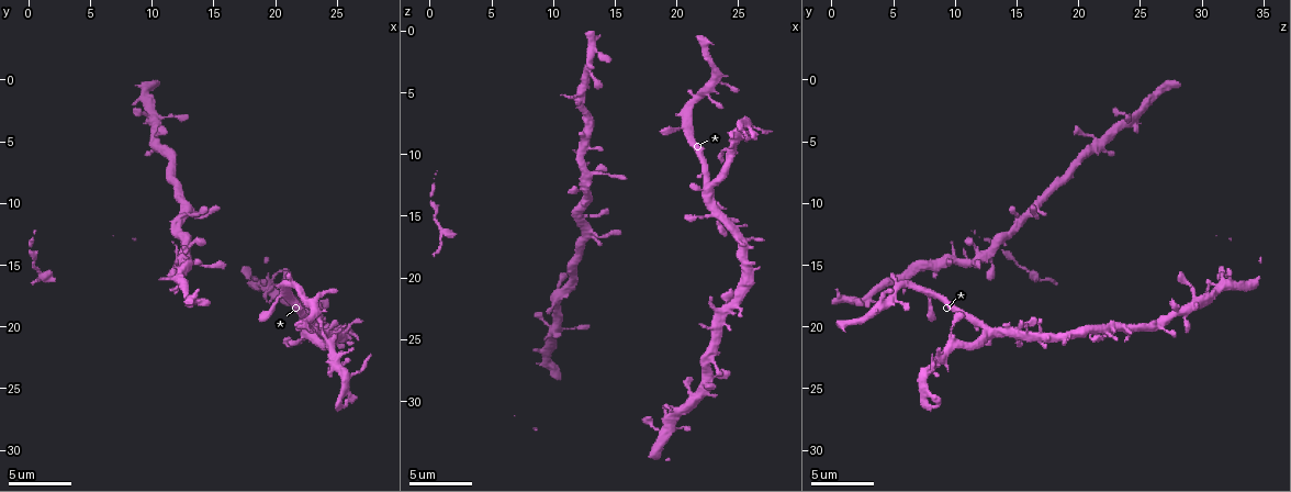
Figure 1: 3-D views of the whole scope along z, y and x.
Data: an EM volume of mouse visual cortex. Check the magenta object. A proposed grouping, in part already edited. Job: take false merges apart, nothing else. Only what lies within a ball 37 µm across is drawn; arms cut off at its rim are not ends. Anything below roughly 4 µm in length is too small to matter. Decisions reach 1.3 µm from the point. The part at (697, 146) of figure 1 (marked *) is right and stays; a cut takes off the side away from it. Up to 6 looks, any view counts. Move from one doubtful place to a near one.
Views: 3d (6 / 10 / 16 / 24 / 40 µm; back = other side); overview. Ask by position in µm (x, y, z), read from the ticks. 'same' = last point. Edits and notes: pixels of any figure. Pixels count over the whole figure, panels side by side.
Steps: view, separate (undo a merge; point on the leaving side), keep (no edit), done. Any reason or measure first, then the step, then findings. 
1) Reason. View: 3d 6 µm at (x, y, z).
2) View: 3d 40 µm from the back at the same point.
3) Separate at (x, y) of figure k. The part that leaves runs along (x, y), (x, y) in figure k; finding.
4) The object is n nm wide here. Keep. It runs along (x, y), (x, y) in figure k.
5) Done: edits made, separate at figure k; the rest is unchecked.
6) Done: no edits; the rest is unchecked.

Looks like a crossing. View: 3d 10 µm at (22.8, 20.6, 12.8).

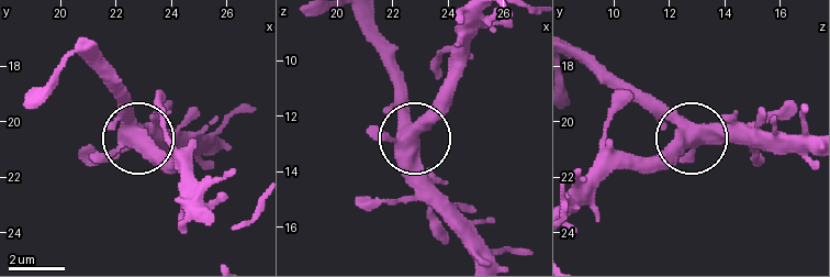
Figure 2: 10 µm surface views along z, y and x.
Closer look. View: 3d 6 µm at (22.7, 20.5, 12.8).

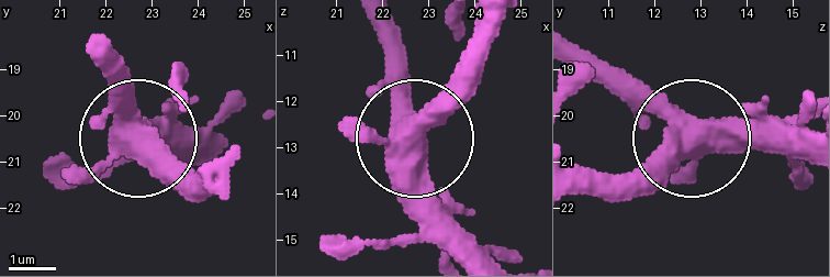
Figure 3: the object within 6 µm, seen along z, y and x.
4 arms meet here. Keep. All the same neuron.

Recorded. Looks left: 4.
Three arms meet. View: 3d 16 µm at (20.4, 17.6, 8.0).

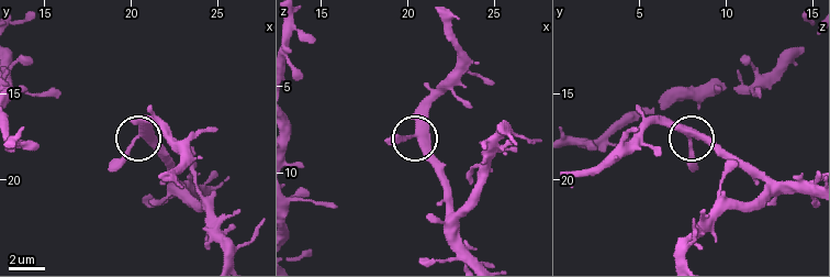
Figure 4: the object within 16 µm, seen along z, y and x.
The side arm is 10 µm long. Keep. It runs along (713, 151), (659, 119) in figure 4; one neuron here.

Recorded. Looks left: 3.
Arms part here. View: 3d 10 µm at (12.4, 14.2, 12.8).

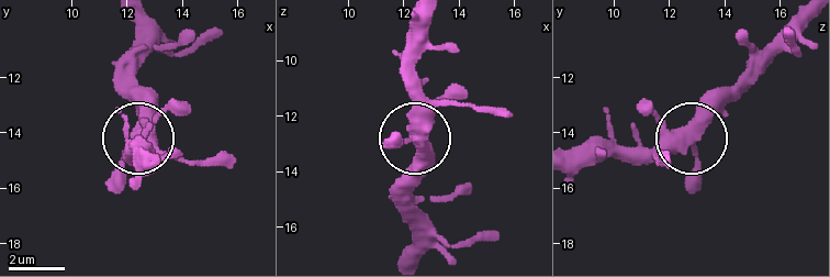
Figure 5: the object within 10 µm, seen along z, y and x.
View: 3d 6 µm at (12.3, 14.2, 12.7).

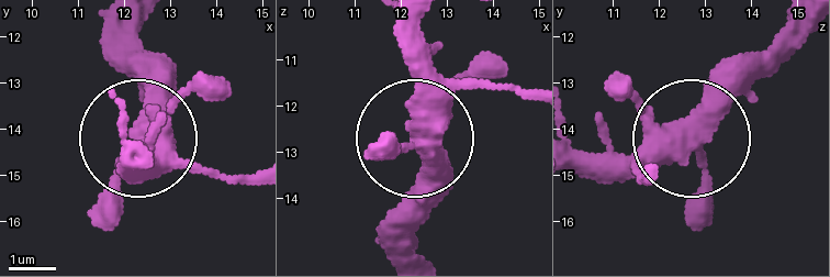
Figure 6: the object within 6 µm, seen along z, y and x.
3 arms meet here. Keep. All the same neuron.

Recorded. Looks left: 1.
Done: no edits; the rest is unchecked.

